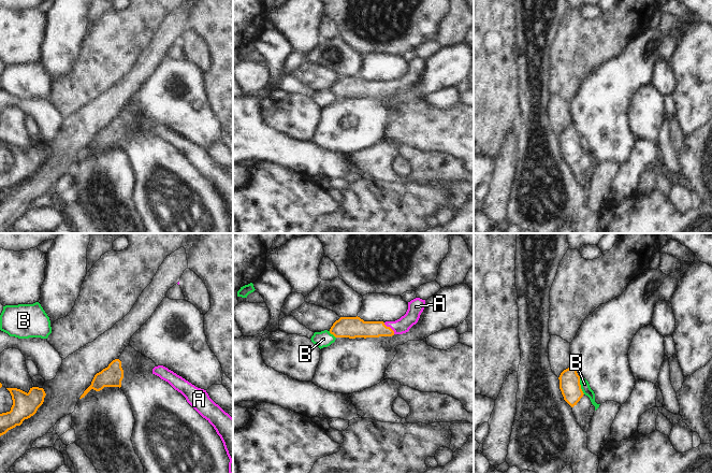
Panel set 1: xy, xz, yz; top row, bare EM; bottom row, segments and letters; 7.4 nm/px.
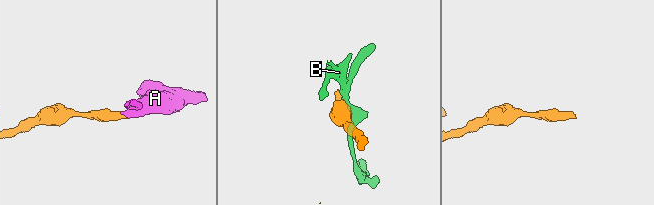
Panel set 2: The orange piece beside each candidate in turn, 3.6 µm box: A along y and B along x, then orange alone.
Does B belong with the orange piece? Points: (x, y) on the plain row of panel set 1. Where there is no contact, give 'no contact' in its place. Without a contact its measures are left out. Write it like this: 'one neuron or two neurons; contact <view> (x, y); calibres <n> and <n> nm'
two neurons; contact yz (580, 145); calibres 160 and 70 nm

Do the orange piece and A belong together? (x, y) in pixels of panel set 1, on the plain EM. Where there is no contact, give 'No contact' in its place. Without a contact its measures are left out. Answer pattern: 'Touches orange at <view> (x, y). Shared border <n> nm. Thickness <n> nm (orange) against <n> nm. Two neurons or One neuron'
Touches orange at xz (390, 87). Shared border 120 nm. Thickness 140 nm (orange) against 120 nm. One neuron

